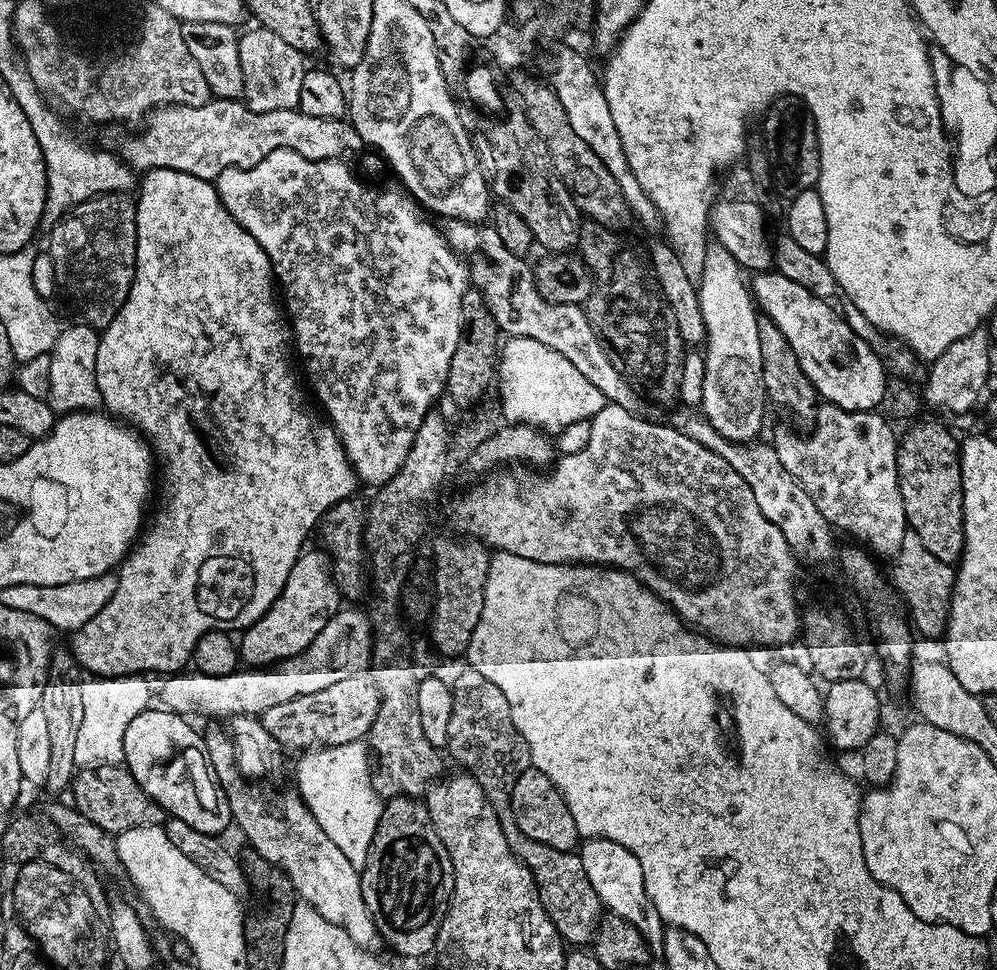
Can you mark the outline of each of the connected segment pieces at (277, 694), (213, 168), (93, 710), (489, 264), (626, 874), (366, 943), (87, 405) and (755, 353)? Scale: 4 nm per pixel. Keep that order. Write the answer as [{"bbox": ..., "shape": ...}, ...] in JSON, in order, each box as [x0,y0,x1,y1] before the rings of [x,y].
[{"bbox":[163,606,374,718],"shape":[[[356,606],[341,607],[322,626],[318,638],[296,656],[271,666],[244,666],[225,676],[211,676],[195,670],[184,670],[167,677],[164,684],[163,707],[172,712],[191,714],[201,712],[204,716],[252,716],[260,718],[270,706],[281,705],[299,695],[317,693],[334,682],[365,671],[372,660],[374,633],[367,615]]]},{"bbox":[118,98,364,181],"shape":[[[213,98],[202,106],[182,106],[181,104],[165,104],[148,113],[144,132],[132,136],[121,148],[118,155],[132,169],[141,173],[150,172],[153,168],[169,168],[182,170],[186,174],[194,174],[196,178],[215,181],[222,170],[230,168],[250,169],[262,162],[266,155],[274,150],[294,150],[310,161],[335,160],[345,157],[345,153],[359,153],[364,146],[361,135],[354,129],[349,119],[316,118],[300,109],[272,110],[256,112],[248,108],[243,101]]]},{"bbox":[74,674,150,768],"shape":[[[112,674],[107,678],[85,679],[82,683],[82,726],[78,742],[74,742],[74,762],[80,768],[96,768],[99,764],[123,765],[123,739],[126,726],[138,714],[150,708],[148,684],[140,674]]]},{"bbox":[438,218,641,413],"shape":[[[444,218],[439,221],[438,227],[444,237],[454,242],[454,251],[468,265],[471,287],[482,294],[485,306],[505,337],[534,338],[534,342],[542,342],[542,346],[558,350],[566,362],[571,362],[587,380],[598,386],[598,390],[602,390],[607,403],[617,404],[634,413],[641,411],[640,393],[631,388],[614,366],[610,366],[610,358],[606,358],[590,326],[588,313],[581,305],[546,302],[546,298],[538,294],[533,265],[527,264],[529,261],[525,257],[512,254],[487,223],[472,224],[469,220]]]},{"bbox":[578,838,666,954],"shape":[[[588,838],[579,845],[578,855],[582,858],[582,866],[586,870],[586,878],[590,878],[590,886],[594,886],[594,894],[598,894],[601,905],[611,915],[621,916],[648,944],[649,953],[660,954],[664,950],[664,934],[666,925],[658,914],[654,902],[650,902],[650,894],[646,894],[646,882],[642,874],[642,862],[626,850],[626,846],[615,844],[609,840]]]},{"bbox":[203,728,381,950],"shape":[[[212,728],[209,732],[205,731],[203,737],[214,774],[229,802],[232,820],[236,828],[240,827],[241,834],[252,843],[252,852],[261,861],[288,876],[297,897],[318,910],[322,918],[342,926],[359,948],[376,950],[376,947],[381,947],[380,932],[370,918],[370,910],[366,910],[366,902],[362,898],[360,872],[350,866],[350,858],[346,858],[338,846],[334,846],[332,839],[326,838],[326,830],[318,826],[314,814],[310,814],[302,797],[289,790],[280,800],[278,793],[255,788],[257,785],[251,779],[241,776],[235,762],[232,738],[227,731],[219,732]]]},{"bbox":[46,322,102,412],"shape":[[[83,322],[63,327],[55,345],[50,351],[51,358],[48,378],[49,390],[46,397],[53,412],[95,411],[102,403],[97,386],[97,352],[100,345],[99,331]]]},{"bbox":[696,243,768,443],"shape":[[[709,243],[703,272],[696,284],[707,330],[700,408],[718,434],[736,443],[751,443],[759,437],[768,399],[762,378],[762,350],[759,349],[757,324],[759,313],[742,275],[740,264],[725,247]]]}]

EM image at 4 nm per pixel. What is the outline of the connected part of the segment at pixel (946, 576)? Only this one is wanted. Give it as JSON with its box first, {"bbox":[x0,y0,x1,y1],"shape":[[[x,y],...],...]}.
{"bbox":[890,530,956,641],"shape":[[[911,530],[902,538],[902,546],[896,551],[894,563],[896,569],[892,572],[892,580],[890,576],[890,582],[896,586],[897,592],[908,607],[906,616],[911,627],[919,635],[921,632],[926,639],[939,641],[948,625],[956,568],[951,564],[938,562],[938,558],[934,558],[934,554],[930,554],[930,550],[922,546],[922,538],[918,538],[918,534]]]}

